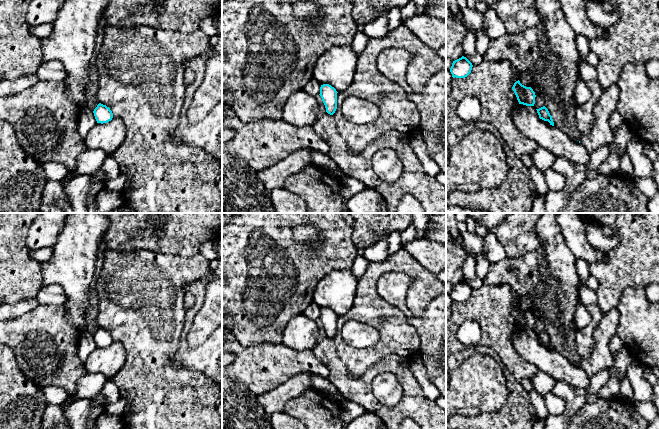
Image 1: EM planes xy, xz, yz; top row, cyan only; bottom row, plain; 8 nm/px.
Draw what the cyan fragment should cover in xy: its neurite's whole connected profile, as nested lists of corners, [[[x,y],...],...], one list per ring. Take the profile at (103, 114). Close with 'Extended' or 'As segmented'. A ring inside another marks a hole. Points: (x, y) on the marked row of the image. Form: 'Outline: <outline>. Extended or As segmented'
Outline: [[[99,103],[93,111],[97,123],[107,123],[112,120],[113,113],[109,107]]]. As segmented

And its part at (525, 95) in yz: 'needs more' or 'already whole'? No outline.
already whole

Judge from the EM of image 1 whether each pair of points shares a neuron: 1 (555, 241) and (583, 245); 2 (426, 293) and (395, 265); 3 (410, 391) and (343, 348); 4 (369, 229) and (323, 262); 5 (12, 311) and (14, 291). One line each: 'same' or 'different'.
1: different
2: same
3: different
4: different
5: different

